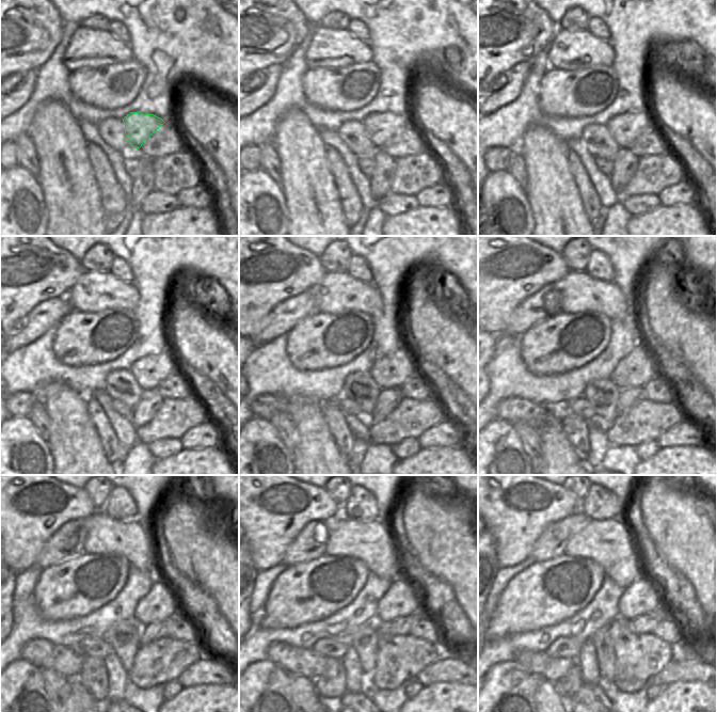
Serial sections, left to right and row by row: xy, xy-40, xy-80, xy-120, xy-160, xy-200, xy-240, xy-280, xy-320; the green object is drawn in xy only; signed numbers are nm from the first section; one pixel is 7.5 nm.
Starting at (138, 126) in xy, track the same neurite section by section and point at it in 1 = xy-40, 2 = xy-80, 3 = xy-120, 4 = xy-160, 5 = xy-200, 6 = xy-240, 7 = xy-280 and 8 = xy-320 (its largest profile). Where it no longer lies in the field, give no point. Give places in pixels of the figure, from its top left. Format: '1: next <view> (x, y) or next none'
1: next xy-40 (380, 126)
2: next xy-80 (625, 128)
3: next xy-120 (149, 372)
4: next xy-160 (393, 370)
5: next xy-200 (634, 370)
6: next xy-240 (159, 604)
7: next xy-280 (401, 599)
8: next xy-320 (642, 597)

